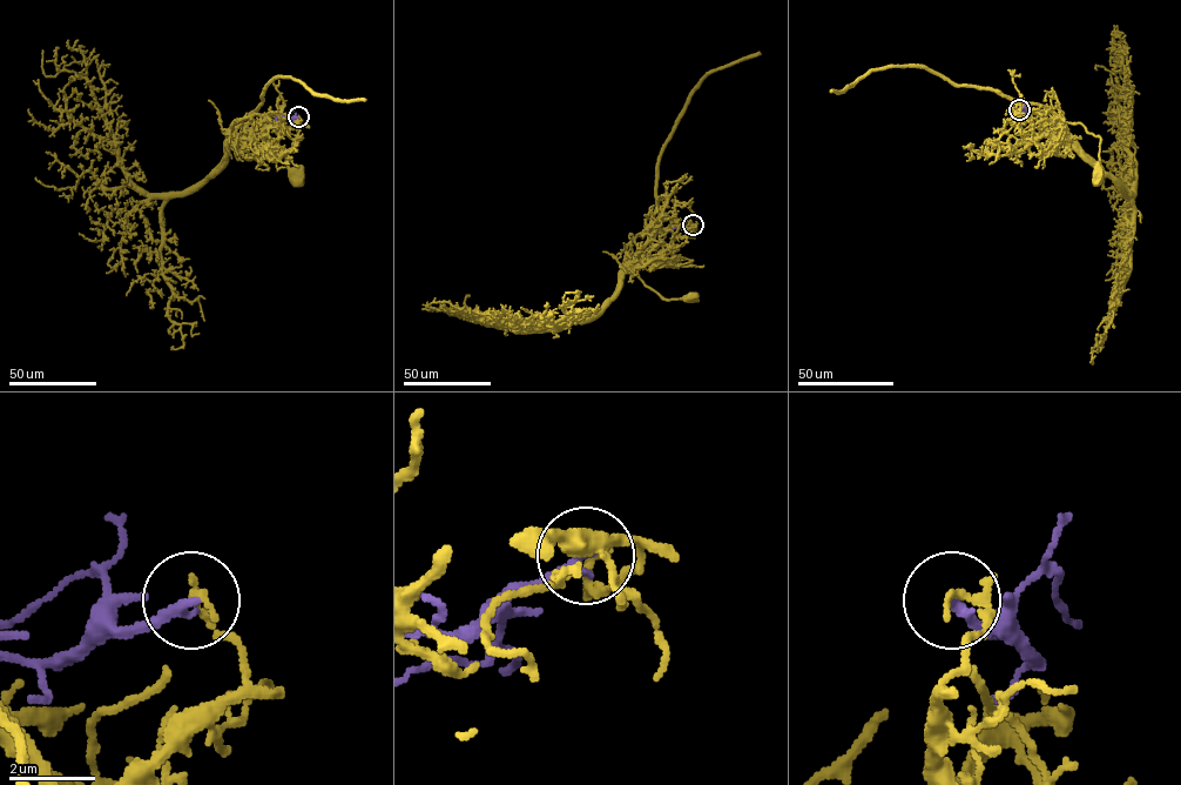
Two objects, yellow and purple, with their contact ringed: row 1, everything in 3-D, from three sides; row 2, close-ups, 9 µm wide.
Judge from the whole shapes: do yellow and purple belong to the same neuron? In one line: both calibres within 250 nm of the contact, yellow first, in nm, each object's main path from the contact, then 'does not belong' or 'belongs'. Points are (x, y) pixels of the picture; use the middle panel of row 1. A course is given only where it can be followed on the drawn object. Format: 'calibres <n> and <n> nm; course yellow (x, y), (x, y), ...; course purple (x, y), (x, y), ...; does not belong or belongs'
calibres 240 and 260 nm; course yellow (693, 225), (639, 234), (627, 246), (616, 292), (582, 320), (517, 330), (512, 326), (491, 326), (437, 312); course purple (693, 225), (669, 232); does not belong

